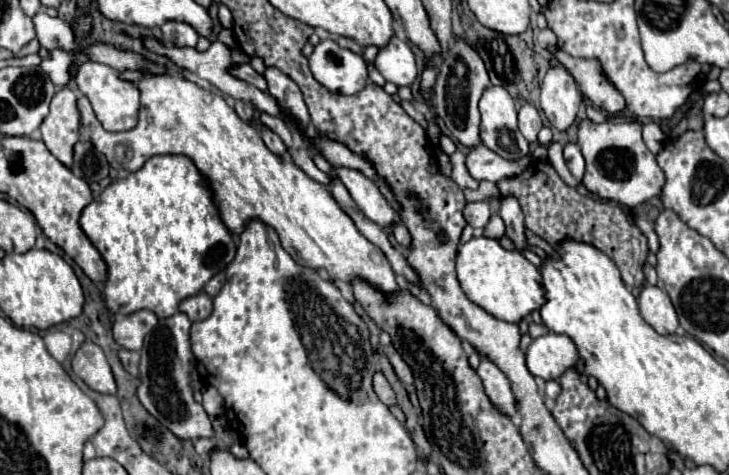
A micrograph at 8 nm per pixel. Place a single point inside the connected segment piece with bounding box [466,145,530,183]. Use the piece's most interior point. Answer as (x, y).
(484, 165)

